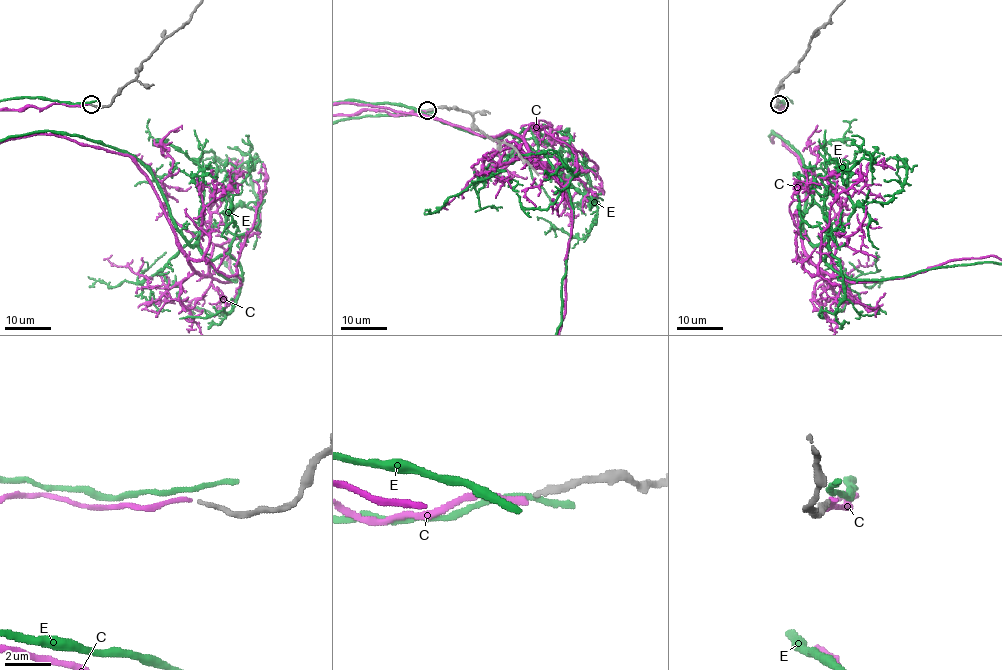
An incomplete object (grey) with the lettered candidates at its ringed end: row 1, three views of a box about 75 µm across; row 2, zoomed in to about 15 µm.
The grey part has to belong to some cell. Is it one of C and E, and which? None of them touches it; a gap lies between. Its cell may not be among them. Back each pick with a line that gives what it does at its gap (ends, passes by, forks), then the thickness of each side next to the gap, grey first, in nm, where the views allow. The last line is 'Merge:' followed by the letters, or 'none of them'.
C: It ends there. Thickness 180 nm (grey) against 200 nm
Merge: C

